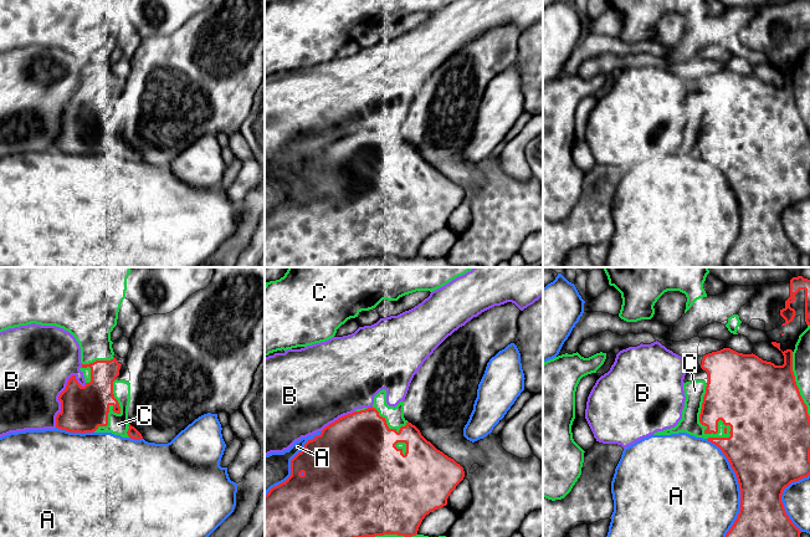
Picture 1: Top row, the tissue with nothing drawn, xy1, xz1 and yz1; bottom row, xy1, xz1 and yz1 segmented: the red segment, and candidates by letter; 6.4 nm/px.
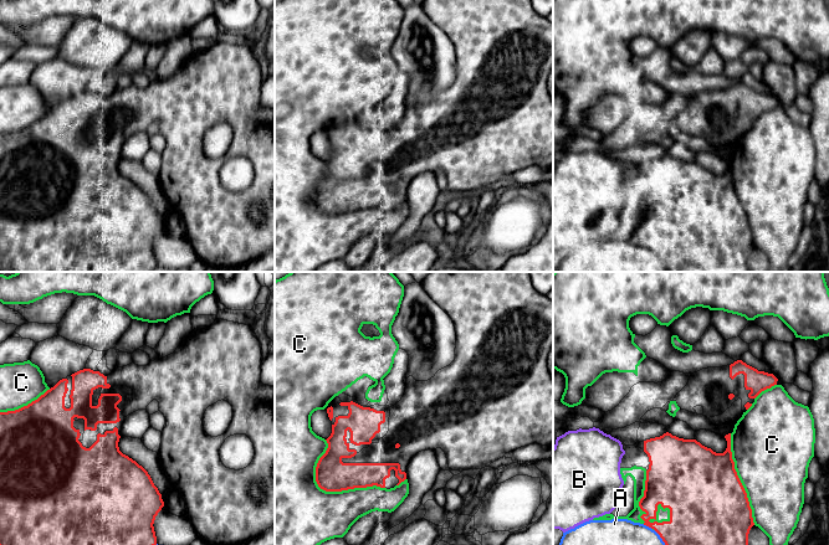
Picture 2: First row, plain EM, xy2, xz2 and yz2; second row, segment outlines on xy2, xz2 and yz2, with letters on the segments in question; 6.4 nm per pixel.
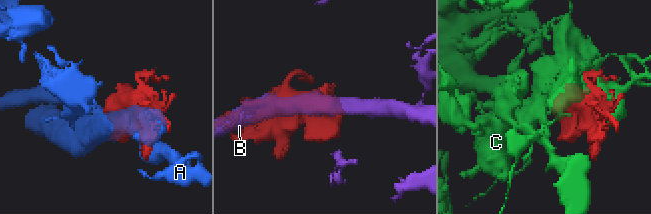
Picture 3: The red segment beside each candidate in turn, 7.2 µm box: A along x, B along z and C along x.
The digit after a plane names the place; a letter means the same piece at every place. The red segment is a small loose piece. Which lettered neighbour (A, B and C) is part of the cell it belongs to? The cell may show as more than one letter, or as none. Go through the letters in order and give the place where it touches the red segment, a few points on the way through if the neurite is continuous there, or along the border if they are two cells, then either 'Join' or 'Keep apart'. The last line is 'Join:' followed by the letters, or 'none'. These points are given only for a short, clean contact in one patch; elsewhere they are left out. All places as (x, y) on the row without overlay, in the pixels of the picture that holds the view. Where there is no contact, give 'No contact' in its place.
A: Touches red at yz1 (739, 209). Keep apart
B: Touches red at xy1 (59, 121). Keep apart
C: Touches red at yz1 (706, 151). Keep apart
Join: none

